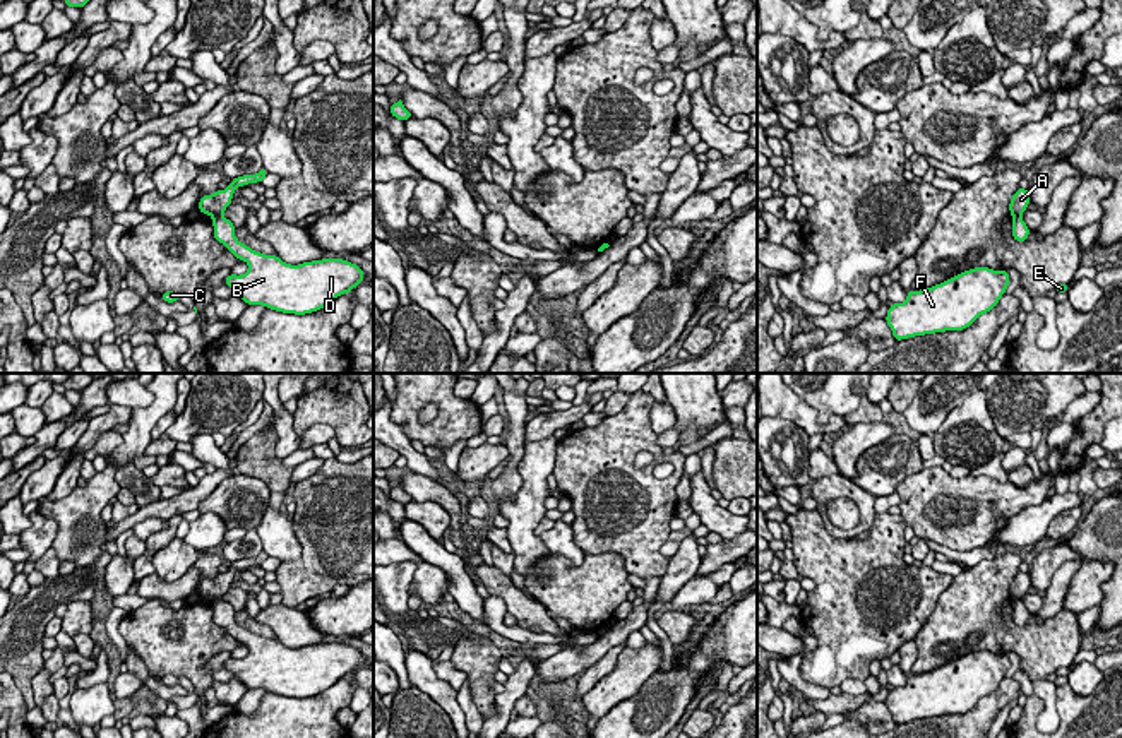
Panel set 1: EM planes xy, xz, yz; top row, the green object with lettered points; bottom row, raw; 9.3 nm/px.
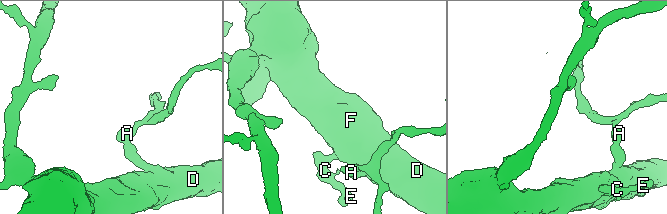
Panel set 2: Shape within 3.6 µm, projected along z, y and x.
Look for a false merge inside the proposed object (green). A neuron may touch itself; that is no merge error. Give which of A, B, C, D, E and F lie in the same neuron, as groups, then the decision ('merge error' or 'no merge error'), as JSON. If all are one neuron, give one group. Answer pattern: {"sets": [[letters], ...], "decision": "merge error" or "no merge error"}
{"sets": [["A"], ["B", "C", "D", "E", "F"]], "decision": "merge error"}

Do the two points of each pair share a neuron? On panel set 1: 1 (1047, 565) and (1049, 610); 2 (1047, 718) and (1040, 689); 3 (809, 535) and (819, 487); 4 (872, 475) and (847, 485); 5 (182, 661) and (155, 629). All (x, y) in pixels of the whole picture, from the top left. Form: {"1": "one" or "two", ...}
{"1": "two", "2": "one", "3": "two", "4": "two", "5": "one"}

